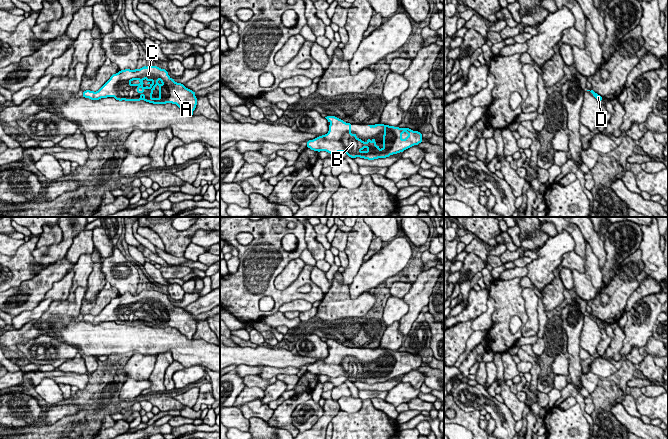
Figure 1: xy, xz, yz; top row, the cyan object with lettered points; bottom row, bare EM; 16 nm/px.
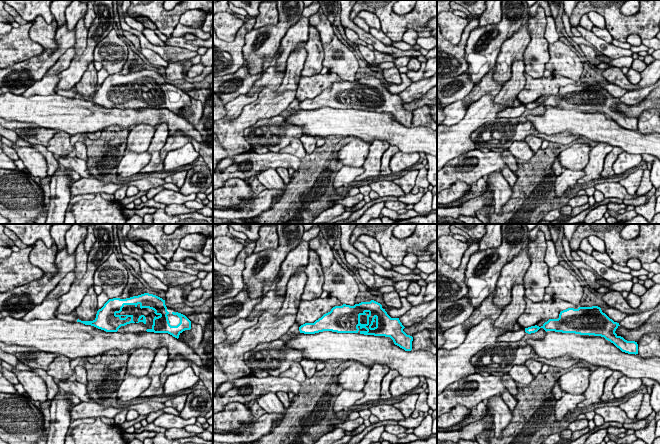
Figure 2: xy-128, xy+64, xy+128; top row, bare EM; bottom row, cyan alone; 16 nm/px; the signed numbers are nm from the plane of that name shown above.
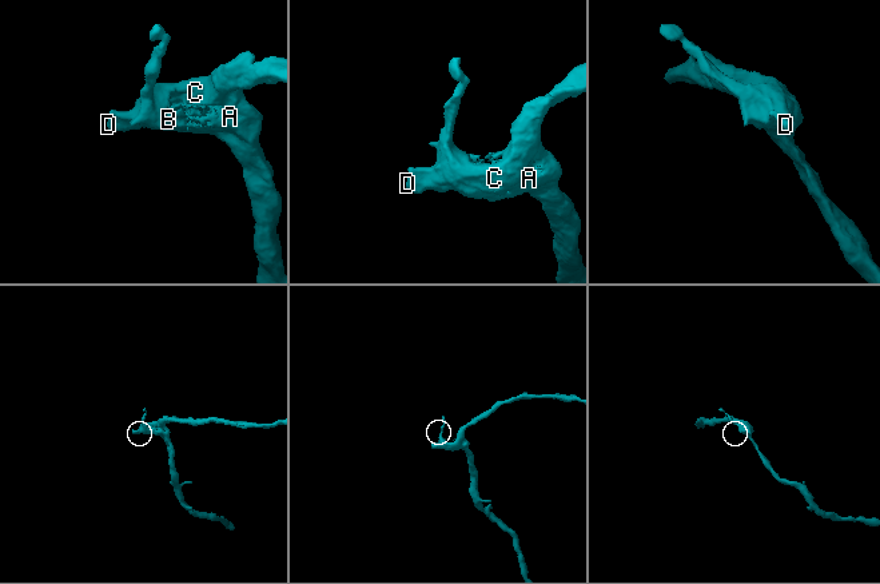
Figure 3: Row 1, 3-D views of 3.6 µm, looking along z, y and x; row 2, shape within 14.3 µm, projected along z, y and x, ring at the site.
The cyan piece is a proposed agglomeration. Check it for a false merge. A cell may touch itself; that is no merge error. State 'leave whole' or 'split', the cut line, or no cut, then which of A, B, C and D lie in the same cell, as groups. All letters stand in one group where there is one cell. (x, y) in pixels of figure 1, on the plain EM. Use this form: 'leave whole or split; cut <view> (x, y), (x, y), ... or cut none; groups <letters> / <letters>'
leave whole; cut none; groups A B C D

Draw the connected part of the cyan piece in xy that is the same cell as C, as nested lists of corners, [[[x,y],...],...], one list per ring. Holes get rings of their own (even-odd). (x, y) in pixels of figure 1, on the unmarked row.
[[[157,290],[121,294],[113,298],[98,315],[84,315],[83,321],[91,324],[114,321],[119,325],[144,324],[153,328],[172,327],[189,340],[193,339],[197,329],[195,316],[175,306],[165,293]],[[157,309],[159,321],[153,322],[152,318]]]

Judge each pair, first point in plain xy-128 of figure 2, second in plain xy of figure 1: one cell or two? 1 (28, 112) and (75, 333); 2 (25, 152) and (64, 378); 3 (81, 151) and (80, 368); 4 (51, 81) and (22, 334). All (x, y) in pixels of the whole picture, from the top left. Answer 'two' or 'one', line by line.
1: one
2: two
3: two
4: two

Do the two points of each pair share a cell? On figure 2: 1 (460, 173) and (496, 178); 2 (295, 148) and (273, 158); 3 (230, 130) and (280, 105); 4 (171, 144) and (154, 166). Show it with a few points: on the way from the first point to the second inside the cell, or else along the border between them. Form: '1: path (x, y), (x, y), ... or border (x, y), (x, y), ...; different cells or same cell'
1: border (499, 170), (494, 170), (483, 177); different cells
2: border (278, 152), (292, 154), (300, 159); different cells
3: path (242, 122), (254, 111), (268, 105); same cell
4: border (168, 136), (160, 151), (162, 163); different cells

